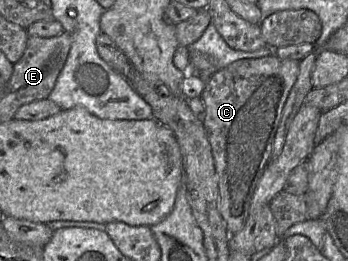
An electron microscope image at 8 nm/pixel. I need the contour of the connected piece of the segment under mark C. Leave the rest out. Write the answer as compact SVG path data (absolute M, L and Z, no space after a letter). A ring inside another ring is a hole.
M271 54L268 56L260 57L260 58L254 58L254 59L247 58L247 59L241 59L241 60L235 61L227 65L226 67L217 70L209 78L206 79L205 87L201 94L201 99L205 107L205 118L202 122L205 127L209 142L212 147L212 155L214 157L215 170L217 173L218 190L219 190L218 208L219 208L219 212L221 216L223 217L226 223L227 229L230 234L235 234L236 232L238 232L243 227L245 220L247 219L249 215L251 200L252 200L254 191L256 189L258 181L261 178L266 166L270 162L271 154L273 151L273 142L275 139L275 134L277 132L277 129L279 127L279 124L282 118L283 109L286 104L286 100L297 79L298 73L299 73L299 61L298 60L283 59L283 58L278 57L275 54Z

